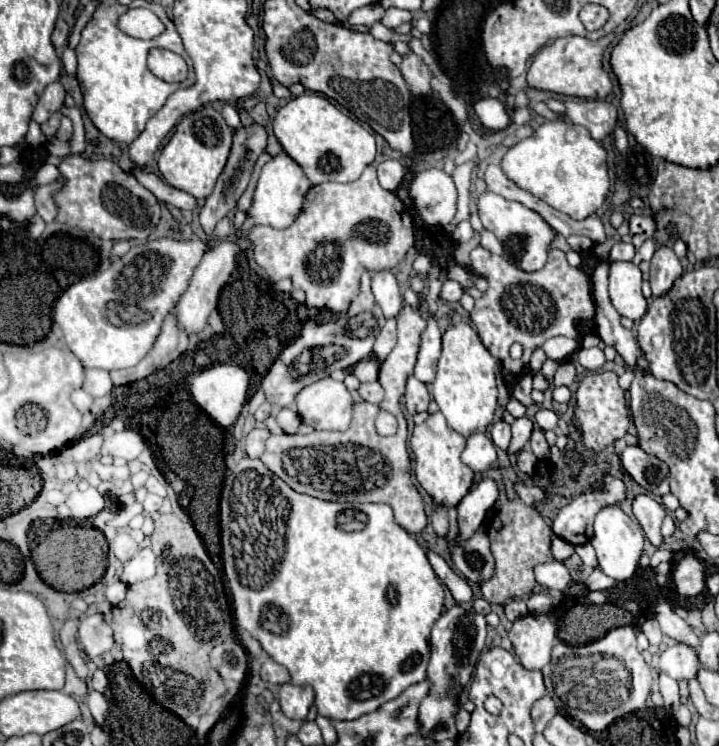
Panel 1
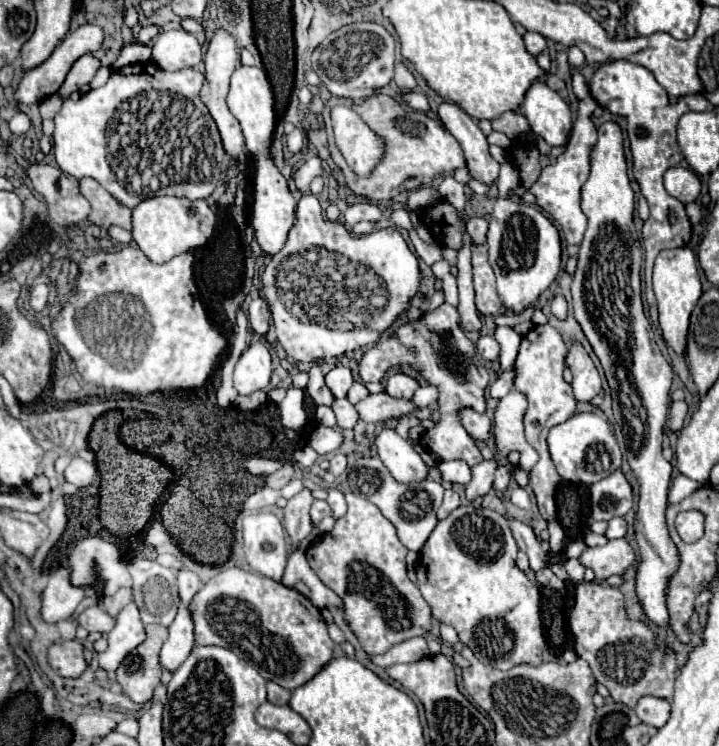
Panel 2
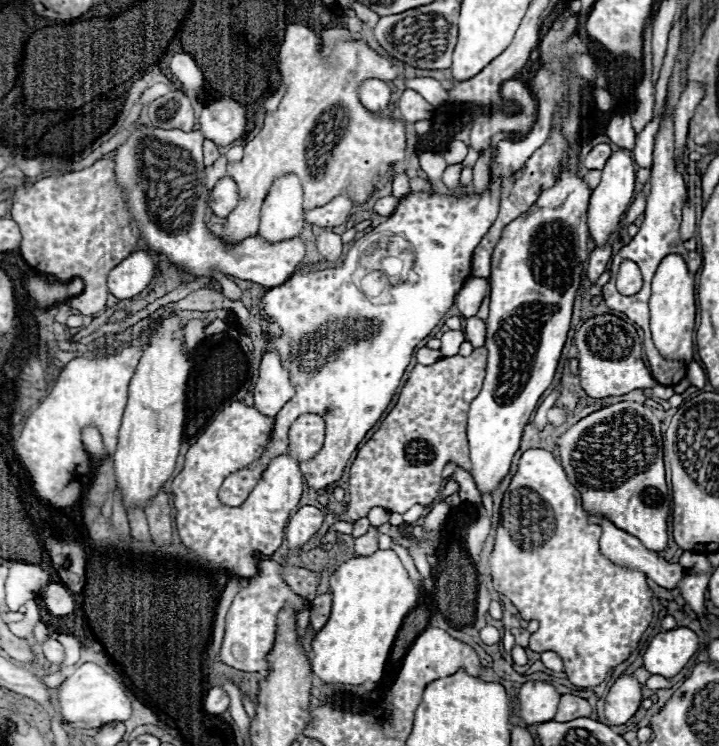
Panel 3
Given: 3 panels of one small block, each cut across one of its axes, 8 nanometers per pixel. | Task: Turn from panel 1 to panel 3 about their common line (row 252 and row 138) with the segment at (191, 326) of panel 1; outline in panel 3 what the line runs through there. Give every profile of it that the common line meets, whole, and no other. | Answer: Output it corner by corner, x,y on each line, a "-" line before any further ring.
220,100
200,112
198,128
206,140
228,146
238,140
246,128
246,110
234,100

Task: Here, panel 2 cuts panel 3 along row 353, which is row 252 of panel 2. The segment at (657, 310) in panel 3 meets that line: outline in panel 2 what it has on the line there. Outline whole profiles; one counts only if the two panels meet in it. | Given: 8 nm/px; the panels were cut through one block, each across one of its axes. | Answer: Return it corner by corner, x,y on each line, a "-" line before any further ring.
688,246
674,248
674,250
662,250
658,254
658,258
654,262
654,294
658,300
660,328
662,328
664,340
678,354
684,354
690,314
702,294
702,284
700,284
700,276
698,276
698,268
696,268
696,256

